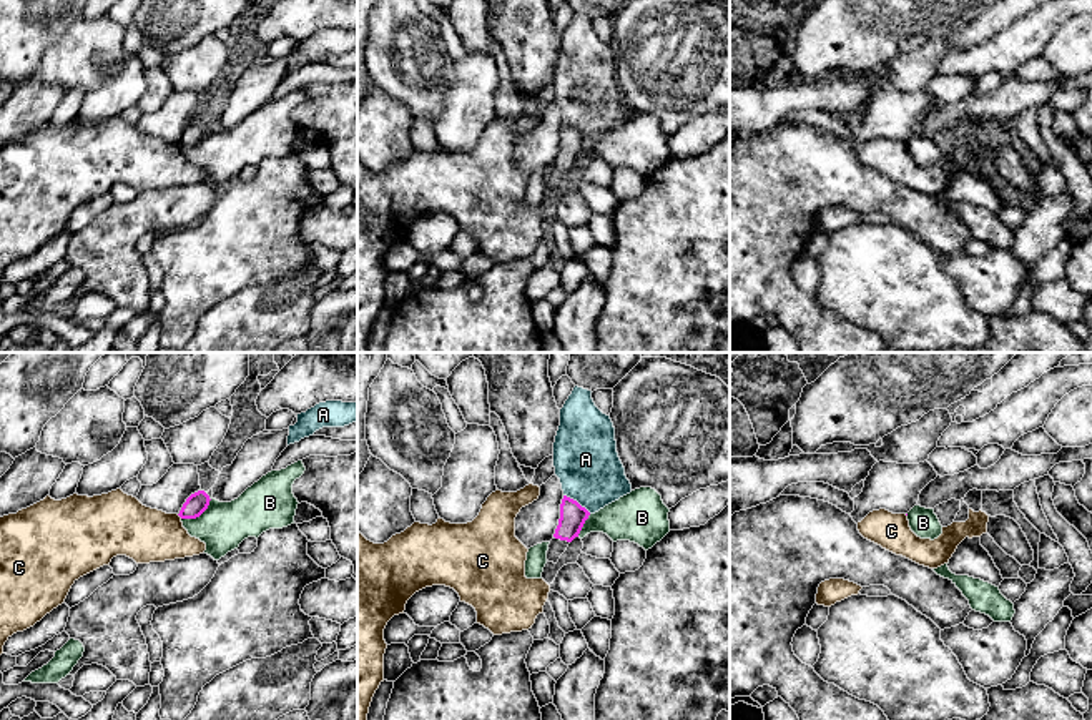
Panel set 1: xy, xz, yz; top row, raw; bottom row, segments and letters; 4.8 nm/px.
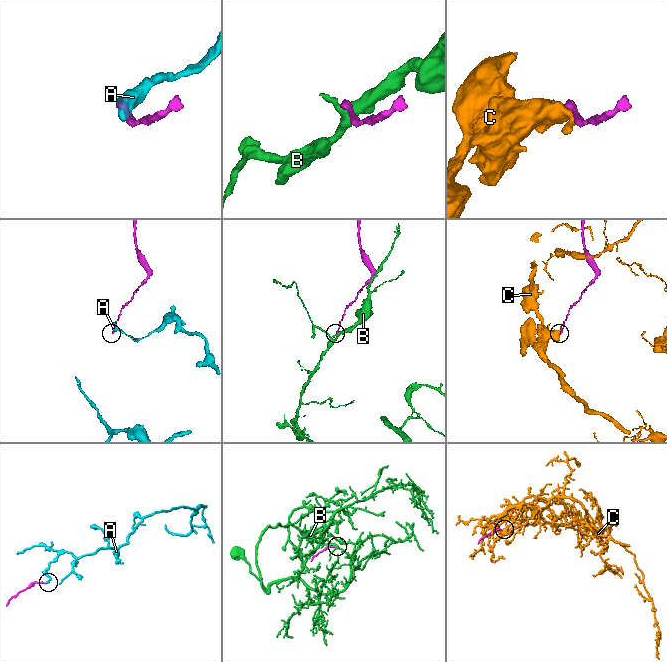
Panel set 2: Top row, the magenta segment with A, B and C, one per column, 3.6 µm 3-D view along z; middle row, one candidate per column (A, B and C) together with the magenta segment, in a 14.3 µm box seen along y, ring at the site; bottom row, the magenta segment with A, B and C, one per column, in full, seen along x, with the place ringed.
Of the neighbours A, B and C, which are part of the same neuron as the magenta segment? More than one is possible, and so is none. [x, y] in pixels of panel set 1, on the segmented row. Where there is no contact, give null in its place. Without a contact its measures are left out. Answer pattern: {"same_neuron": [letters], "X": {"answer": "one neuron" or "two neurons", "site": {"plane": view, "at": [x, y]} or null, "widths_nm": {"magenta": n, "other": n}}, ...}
{"same_neuron": [], "A": {"answer": "two neurons", "site": {"plane": "xz", "at": [575, 501]}, "widths_nm": {"magenta": 130, "other": 320}}, "B": {"answer": "two neurons", "site": {"plane": "xy", "at": [198, 516]}, "widths_nm": {"magenta": 100, "other": 240}}, "C": {"answer": "two neurons", "site": {"plane": "xy", "at": [180, 516]}, "widths_nm": {"magenta": 100, "other": 260}}}

